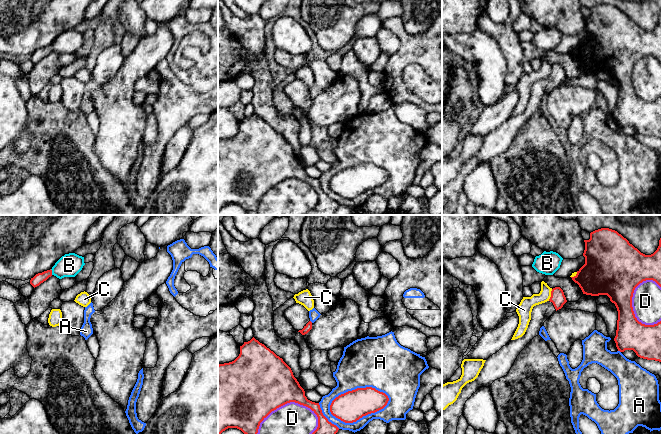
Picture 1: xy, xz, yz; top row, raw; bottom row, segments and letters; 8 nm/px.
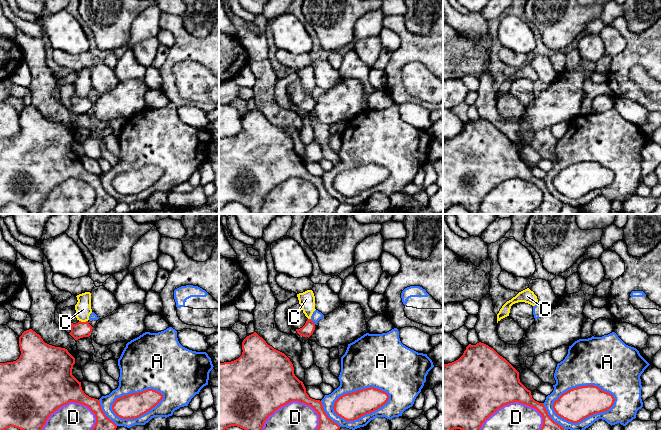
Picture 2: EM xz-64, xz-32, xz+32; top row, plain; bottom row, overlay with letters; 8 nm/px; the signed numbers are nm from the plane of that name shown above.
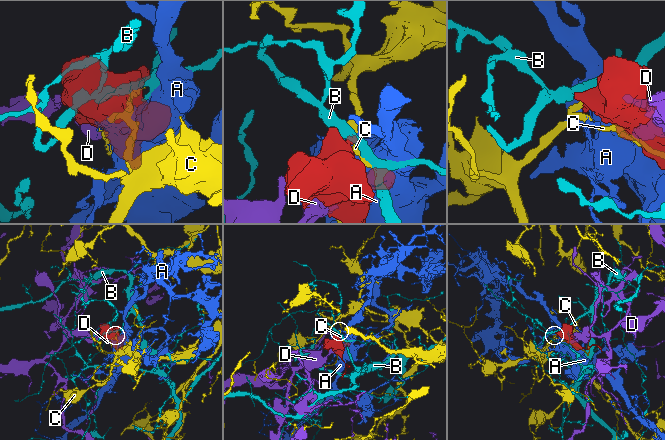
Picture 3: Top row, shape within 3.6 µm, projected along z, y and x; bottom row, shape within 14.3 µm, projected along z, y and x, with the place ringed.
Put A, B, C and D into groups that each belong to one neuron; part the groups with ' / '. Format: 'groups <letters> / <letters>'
groups A / B / C / D

